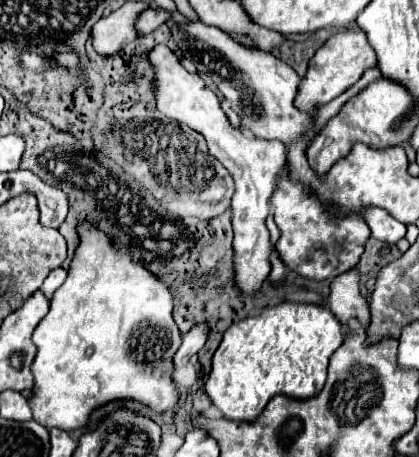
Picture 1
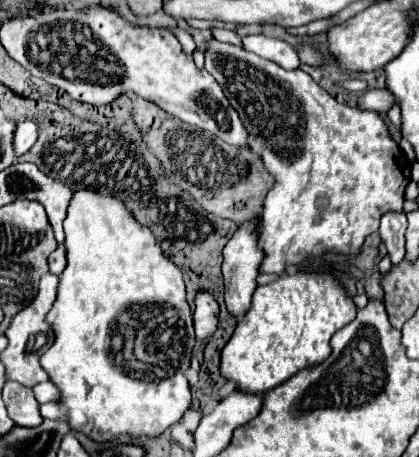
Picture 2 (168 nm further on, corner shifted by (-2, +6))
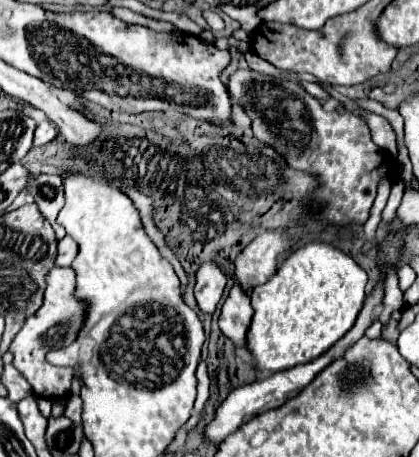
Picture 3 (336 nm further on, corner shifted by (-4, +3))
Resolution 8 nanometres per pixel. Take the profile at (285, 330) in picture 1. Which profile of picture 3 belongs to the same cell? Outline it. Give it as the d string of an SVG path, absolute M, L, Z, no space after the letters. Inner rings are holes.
M311 241L295 249L265 285L259 285L251 291L251 305L255 315L247 333L247 347L255 357L257 369L277 373L301 363L309 363L323 355L353 327L365 301L365 285L365 269L337 247L325 241Z

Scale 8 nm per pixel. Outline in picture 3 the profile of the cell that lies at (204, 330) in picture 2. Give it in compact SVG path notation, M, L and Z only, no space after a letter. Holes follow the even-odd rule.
M207 261L199 267L197 271L197 283L195 283L195 299L197 299L197 305L207 311L207 313L213 313L219 299L221 299L221 293L227 285L227 275L225 275L225 269L217 263L217 261Z

